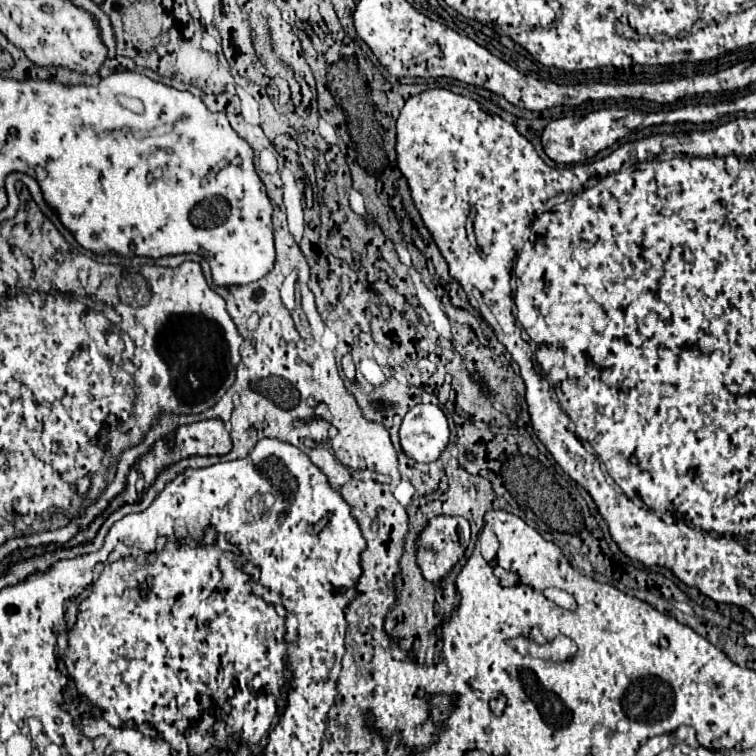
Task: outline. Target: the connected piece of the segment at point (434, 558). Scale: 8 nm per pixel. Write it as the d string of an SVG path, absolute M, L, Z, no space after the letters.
M438 516L428 522L418 540L418 566L424 578L440 584L470 544L470 524L460 516Z

